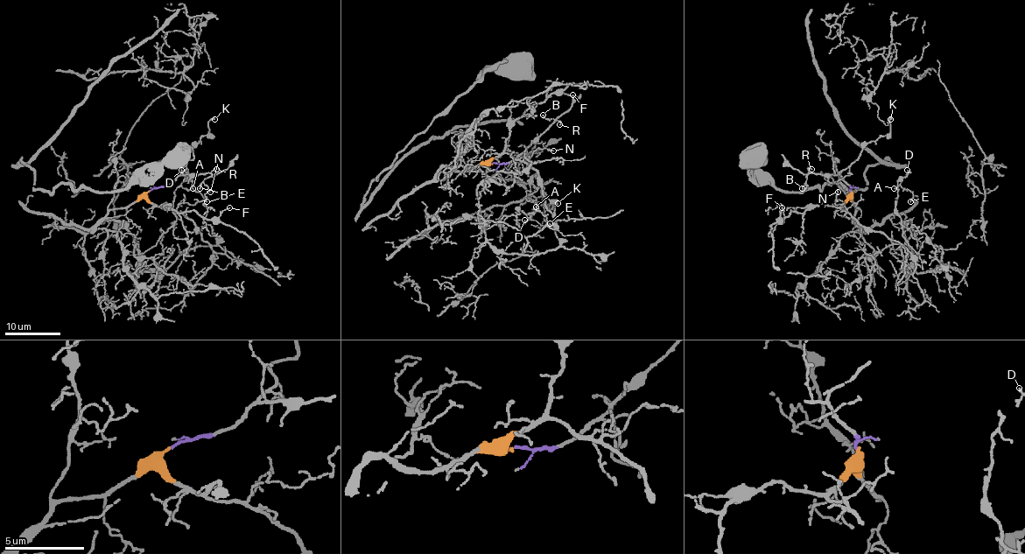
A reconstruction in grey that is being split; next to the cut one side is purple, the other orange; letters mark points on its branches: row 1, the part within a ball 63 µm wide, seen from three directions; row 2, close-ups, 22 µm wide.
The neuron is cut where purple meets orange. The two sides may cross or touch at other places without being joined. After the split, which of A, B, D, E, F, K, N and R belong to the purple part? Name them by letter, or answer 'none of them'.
B, K, R

